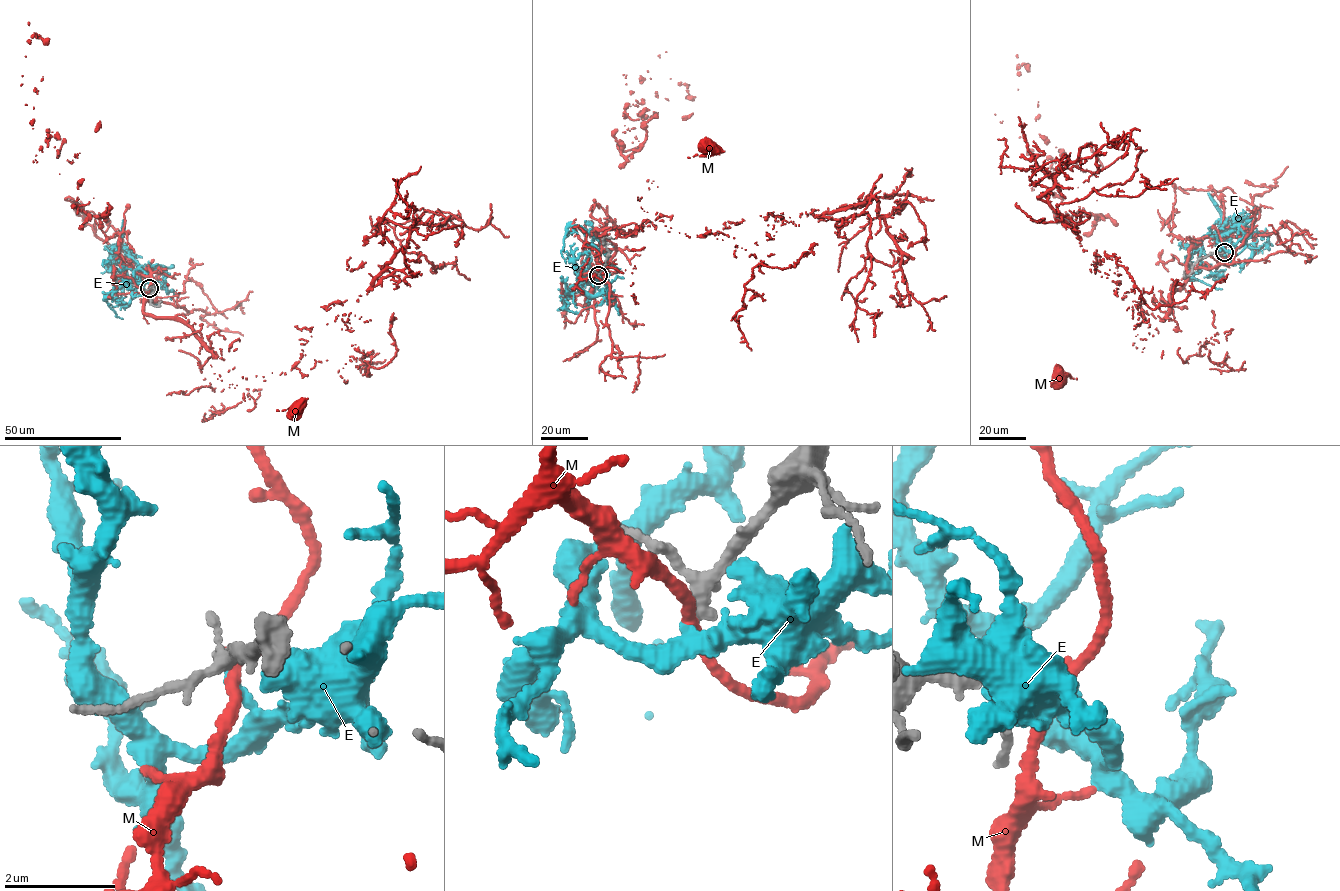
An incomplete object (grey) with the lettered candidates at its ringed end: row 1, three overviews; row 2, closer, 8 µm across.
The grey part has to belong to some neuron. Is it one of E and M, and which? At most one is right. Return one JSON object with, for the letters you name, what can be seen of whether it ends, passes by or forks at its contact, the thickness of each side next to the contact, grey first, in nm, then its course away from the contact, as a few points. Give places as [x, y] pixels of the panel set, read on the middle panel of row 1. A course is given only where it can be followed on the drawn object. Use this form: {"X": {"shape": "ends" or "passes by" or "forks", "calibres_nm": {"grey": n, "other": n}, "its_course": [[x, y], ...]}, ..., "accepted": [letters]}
{"accepted": []}

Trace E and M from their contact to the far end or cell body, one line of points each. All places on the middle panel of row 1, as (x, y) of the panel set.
E: (598, 275), (594, 273), (601, 269), (605, 289), (590, 295), (580, 291), (581, 280), (591, 271), (580, 266)
M: (598, 275), (592, 269), (601, 242), (596, 229), (626, 233), (665, 226), (704, 236), (702, 156), (709, 146)

